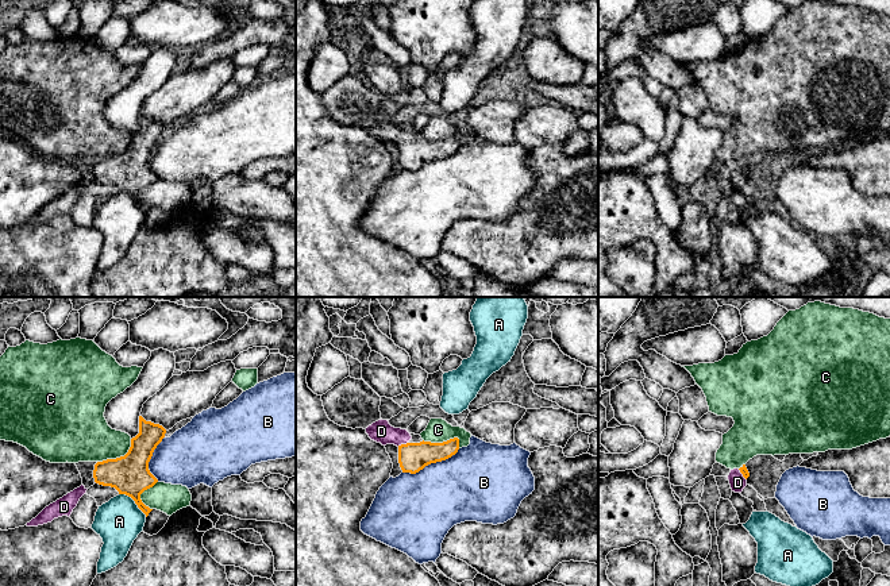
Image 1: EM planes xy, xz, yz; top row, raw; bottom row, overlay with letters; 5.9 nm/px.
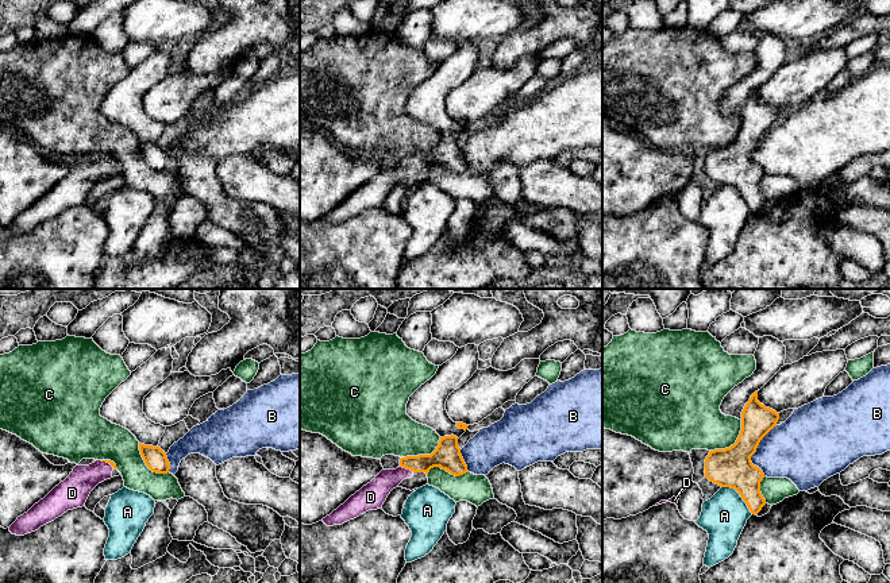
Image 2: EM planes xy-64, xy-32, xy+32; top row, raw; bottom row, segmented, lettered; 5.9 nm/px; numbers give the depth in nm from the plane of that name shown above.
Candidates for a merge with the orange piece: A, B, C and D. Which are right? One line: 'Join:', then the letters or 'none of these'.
Join: D

